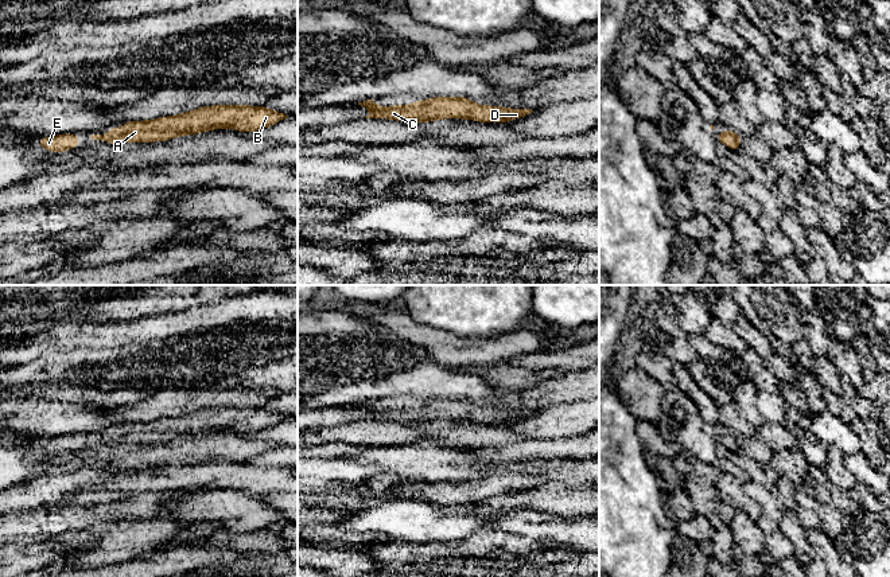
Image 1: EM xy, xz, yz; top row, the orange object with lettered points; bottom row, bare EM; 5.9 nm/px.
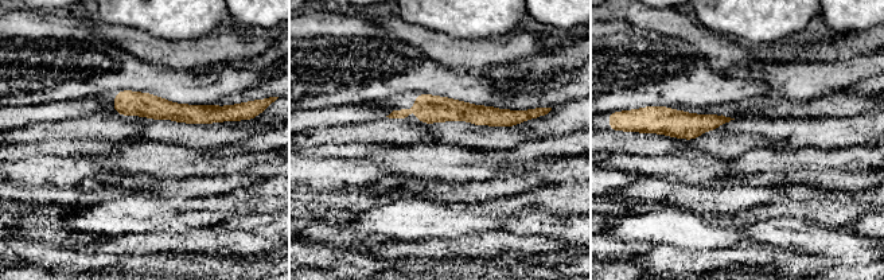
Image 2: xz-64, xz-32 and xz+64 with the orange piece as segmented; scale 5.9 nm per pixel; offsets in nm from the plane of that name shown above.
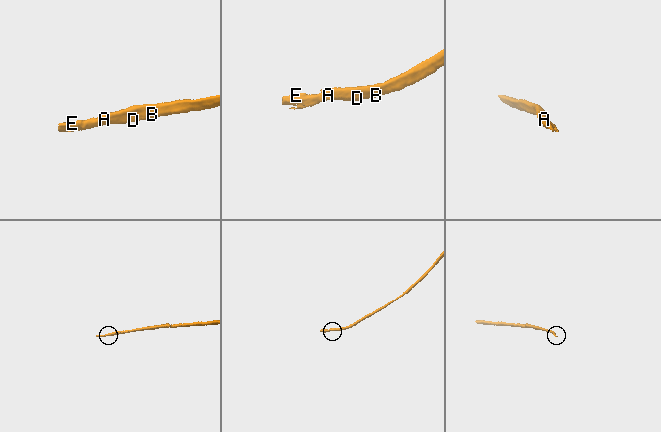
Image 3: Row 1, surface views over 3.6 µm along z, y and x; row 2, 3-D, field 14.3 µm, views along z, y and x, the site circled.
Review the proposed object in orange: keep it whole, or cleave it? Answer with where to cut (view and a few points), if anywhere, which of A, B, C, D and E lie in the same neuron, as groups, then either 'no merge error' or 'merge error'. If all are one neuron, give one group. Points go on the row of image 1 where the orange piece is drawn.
no cut; A B C D E; no merge error

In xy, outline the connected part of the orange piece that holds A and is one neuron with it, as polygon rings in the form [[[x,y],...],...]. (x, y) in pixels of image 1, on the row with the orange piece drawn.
[[[215,105],[199,108],[172,117],[152,121],[123,122],[123,129],[108,126],[108,136],[92,134],[90,139],[108,144],[166,141],[176,136],[195,134],[203,130],[233,128],[241,132],[254,132],[271,126],[284,118],[284,113],[264,106]]]

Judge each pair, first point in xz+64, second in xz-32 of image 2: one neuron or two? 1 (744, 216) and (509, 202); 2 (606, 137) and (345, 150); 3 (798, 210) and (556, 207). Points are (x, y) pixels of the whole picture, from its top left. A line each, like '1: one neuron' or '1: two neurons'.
1: one neuron
2: two neurons
3: one neuron

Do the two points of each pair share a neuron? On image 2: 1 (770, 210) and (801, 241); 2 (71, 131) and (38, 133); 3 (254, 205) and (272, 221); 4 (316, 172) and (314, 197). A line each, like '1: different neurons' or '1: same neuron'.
1: different neurons
2: same neuron
3: different neurons
4: different neurons

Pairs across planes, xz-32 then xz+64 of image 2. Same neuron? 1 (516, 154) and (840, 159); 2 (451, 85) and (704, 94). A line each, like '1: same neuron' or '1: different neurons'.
1: same neuron
2: same neuron

